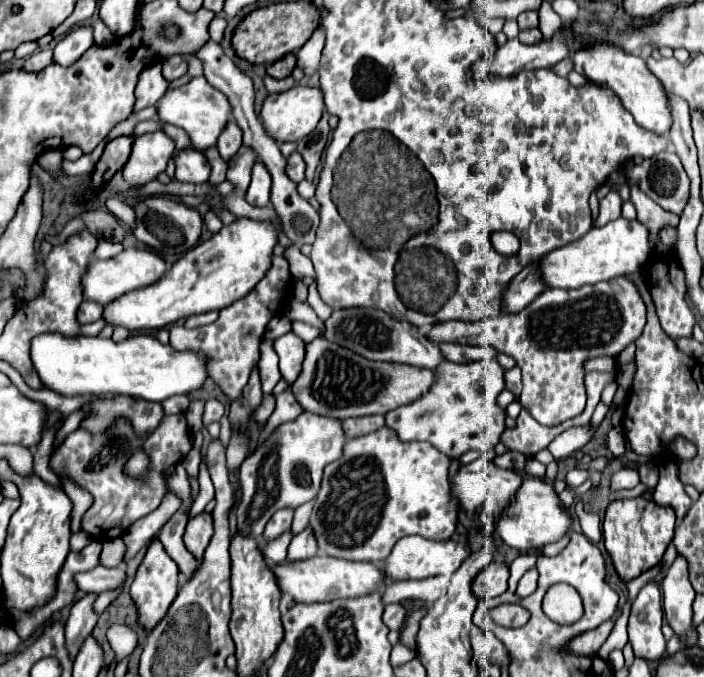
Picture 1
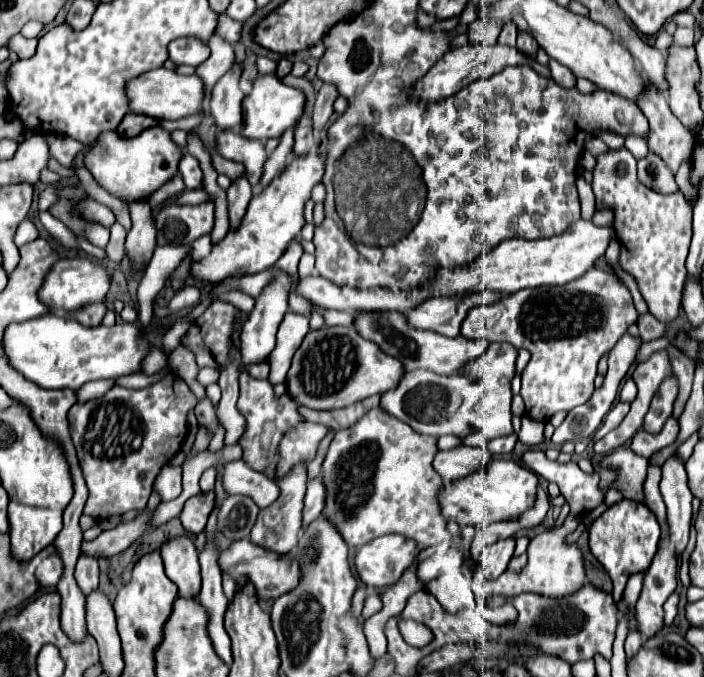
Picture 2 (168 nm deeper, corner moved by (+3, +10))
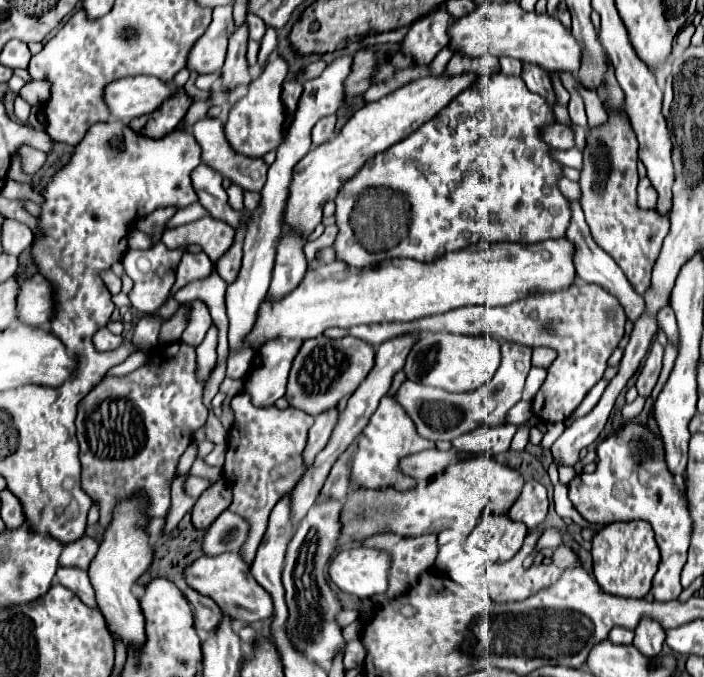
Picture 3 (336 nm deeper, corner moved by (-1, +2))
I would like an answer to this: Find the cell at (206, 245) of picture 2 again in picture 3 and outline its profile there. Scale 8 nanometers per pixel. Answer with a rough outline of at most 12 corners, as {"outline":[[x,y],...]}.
{"outline":[[202,251],[183,254],[177,280],[169,292],[175,296],[187,282],[205,278],[214,263]]}

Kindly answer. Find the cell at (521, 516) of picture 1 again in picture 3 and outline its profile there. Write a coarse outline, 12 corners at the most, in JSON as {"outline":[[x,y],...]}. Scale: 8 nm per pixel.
{"outline":[[487,456],[411,492],[351,492],[343,538],[405,536],[505,514],[523,476]]}

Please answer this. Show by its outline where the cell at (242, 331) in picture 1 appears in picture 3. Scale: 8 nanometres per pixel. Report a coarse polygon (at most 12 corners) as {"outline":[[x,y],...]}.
{"outline":[[231,400],[223,472],[253,562],[273,506],[305,470],[313,418]]}

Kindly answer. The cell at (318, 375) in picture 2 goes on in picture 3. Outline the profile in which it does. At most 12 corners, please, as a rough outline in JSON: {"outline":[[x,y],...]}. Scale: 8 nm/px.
{"outline":[[343,336],[303,342],[287,402],[311,416],[351,396],[375,346]]}

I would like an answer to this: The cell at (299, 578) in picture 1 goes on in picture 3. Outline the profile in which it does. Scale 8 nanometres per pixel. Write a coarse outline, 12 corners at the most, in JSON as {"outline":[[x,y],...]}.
{"outline":[[241,552],[201,556],[187,584],[245,624],[273,616]]}

